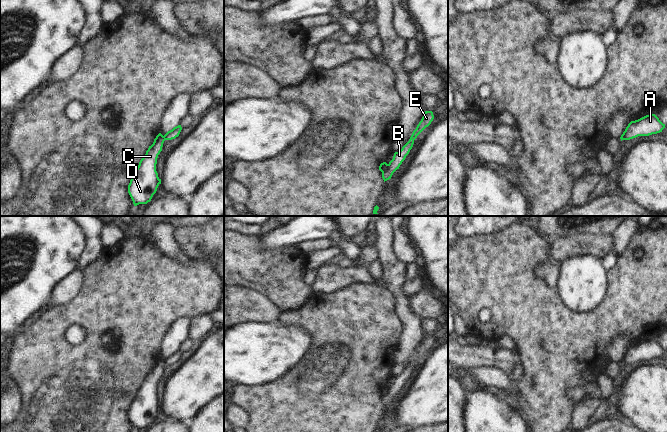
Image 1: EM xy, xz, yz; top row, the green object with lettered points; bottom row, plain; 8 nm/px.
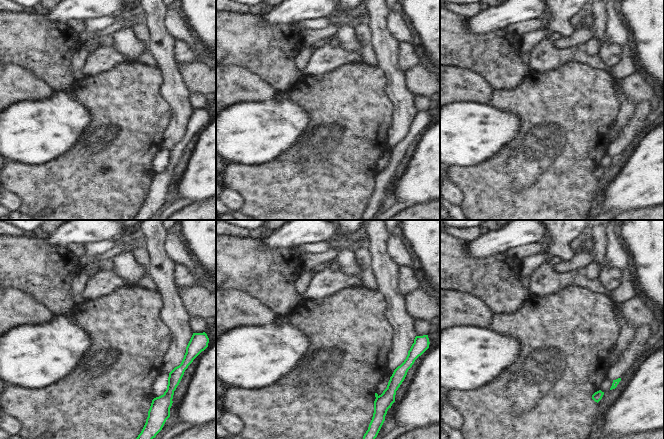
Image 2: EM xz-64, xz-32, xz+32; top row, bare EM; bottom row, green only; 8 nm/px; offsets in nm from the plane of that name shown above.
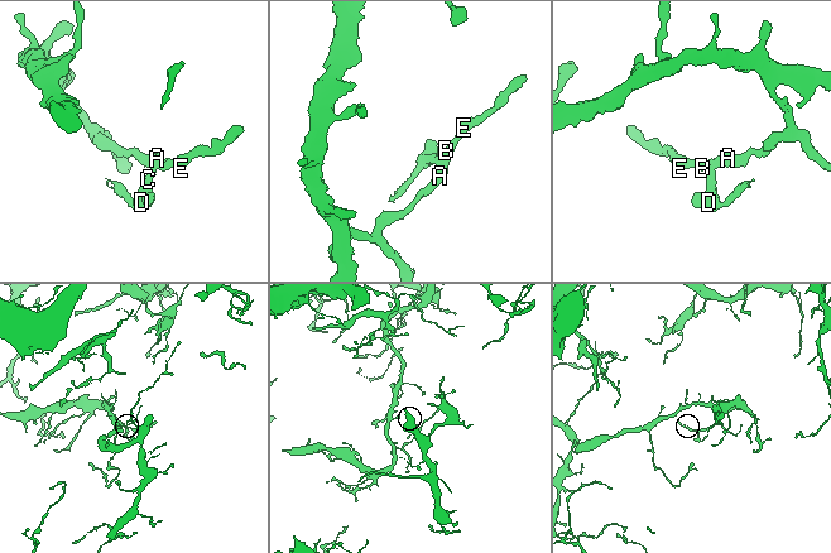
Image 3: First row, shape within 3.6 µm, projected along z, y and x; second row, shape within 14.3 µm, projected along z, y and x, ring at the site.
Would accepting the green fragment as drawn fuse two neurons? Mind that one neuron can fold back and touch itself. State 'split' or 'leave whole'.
split

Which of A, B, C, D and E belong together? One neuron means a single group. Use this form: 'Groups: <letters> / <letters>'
Groups: A B E / C D

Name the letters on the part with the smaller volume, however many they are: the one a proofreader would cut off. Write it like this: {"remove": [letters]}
{"remove": ["C", "D"]}

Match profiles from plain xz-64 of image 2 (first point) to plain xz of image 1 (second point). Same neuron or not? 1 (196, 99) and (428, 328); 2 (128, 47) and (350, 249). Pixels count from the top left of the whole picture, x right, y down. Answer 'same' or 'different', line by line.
1: same
2: same

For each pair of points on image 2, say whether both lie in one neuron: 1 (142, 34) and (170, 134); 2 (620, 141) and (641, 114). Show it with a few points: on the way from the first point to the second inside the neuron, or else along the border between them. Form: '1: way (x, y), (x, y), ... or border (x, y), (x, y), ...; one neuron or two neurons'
1: border (146, 24), (148, 39), (145, 44); two neurons
2: way (627, 134), (638, 121); one neuron

